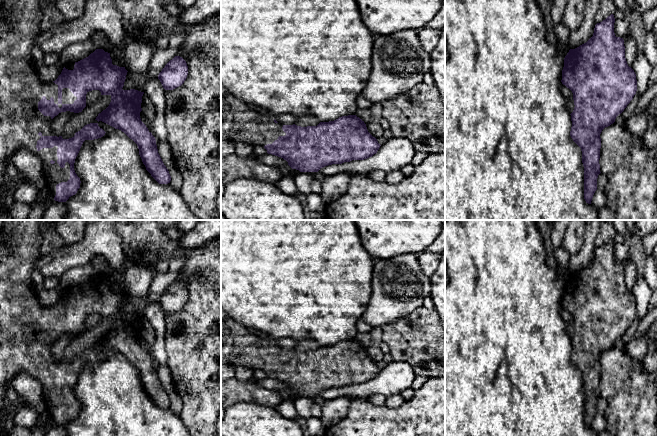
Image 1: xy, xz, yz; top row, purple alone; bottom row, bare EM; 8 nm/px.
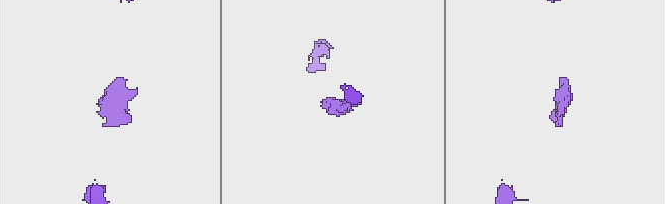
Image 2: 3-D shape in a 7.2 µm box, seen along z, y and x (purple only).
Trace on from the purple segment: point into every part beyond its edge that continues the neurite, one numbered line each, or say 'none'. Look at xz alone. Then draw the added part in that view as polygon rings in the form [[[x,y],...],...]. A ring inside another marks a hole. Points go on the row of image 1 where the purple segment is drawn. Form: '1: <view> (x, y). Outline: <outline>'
1: xz (239, 123). Outline: [[[221,83],[221,141],[264,147],[286,135],[282,127],[274,122],[274,116],[252,110]]]

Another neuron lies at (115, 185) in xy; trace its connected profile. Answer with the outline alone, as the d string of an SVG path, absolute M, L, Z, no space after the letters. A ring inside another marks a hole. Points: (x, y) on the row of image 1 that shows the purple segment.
M99 121L106 133L94 140L85 140L75 159L74 170L80 178L77 193L64 202L64 220L200 220L188 207L180 192L168 184L159 184L146 170L137 144L119 129Z

